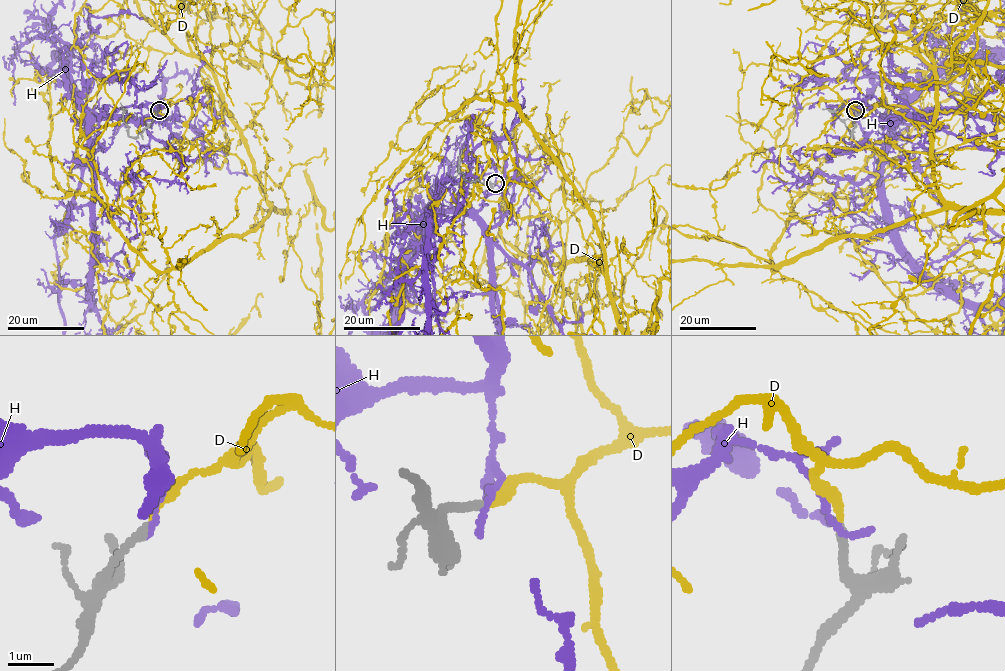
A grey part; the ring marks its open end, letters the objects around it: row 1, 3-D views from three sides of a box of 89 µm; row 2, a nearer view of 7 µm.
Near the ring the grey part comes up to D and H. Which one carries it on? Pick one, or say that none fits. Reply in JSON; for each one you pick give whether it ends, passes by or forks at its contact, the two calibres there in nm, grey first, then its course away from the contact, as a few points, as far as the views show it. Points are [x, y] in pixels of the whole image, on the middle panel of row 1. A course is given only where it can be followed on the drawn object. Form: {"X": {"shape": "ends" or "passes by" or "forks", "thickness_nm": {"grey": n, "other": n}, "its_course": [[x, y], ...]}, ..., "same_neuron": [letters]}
{"D": {"shape": "ends", "thickness_nm": {"grey": 170, "other": 220}}, "same_neuron": ["D"]}

